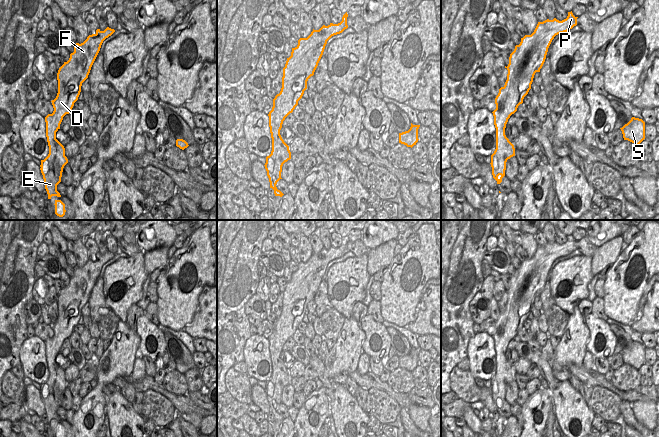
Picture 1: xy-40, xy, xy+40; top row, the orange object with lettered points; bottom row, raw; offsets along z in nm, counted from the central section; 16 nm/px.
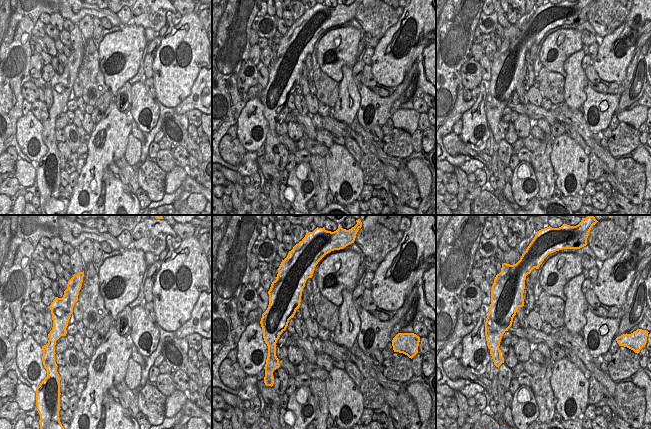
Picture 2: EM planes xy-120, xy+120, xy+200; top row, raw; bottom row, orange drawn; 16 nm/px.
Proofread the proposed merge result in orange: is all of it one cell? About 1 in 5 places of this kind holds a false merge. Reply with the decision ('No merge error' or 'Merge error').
No merge error

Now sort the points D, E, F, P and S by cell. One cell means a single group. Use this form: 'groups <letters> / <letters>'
groups D E F P S

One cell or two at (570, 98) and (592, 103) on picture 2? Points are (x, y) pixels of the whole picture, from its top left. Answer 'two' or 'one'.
two

